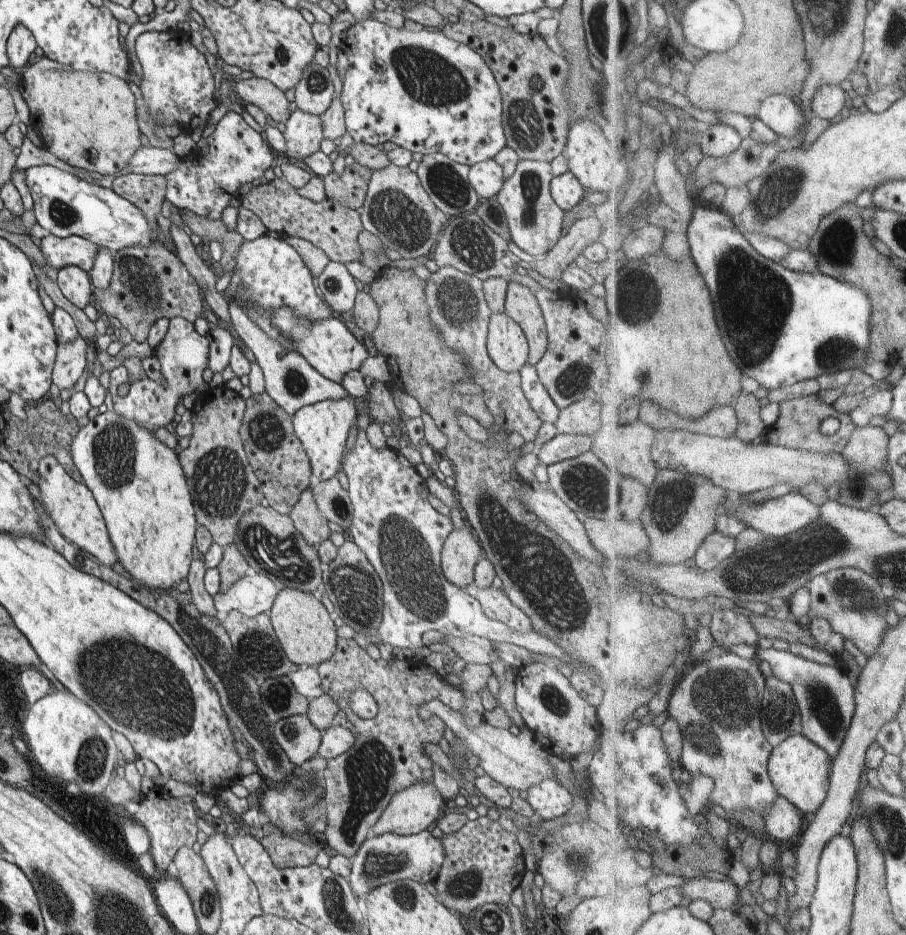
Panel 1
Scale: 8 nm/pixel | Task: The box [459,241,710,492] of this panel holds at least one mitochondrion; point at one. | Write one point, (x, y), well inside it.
(573, 380)

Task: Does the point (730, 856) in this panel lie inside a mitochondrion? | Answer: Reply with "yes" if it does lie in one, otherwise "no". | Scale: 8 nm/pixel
no

